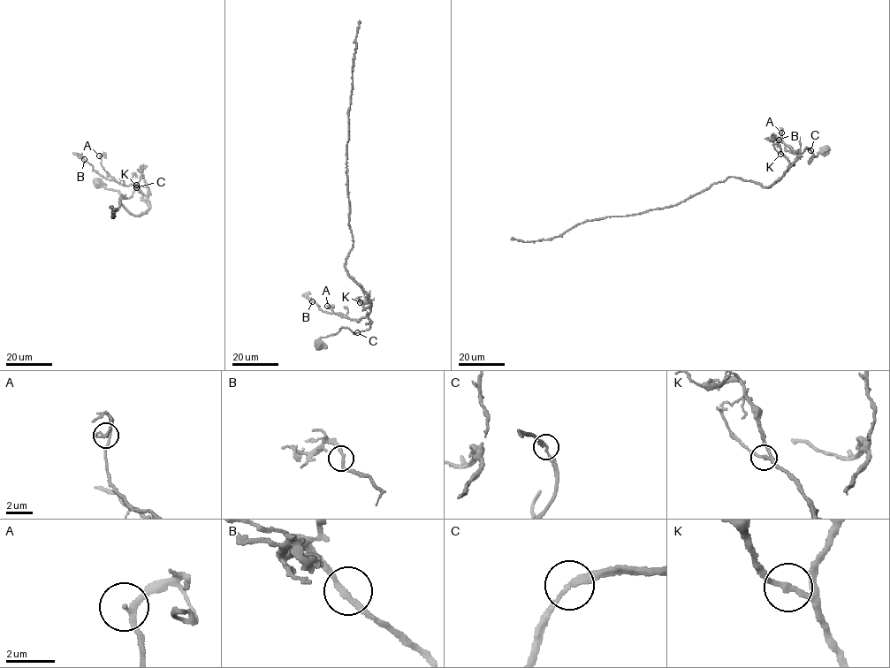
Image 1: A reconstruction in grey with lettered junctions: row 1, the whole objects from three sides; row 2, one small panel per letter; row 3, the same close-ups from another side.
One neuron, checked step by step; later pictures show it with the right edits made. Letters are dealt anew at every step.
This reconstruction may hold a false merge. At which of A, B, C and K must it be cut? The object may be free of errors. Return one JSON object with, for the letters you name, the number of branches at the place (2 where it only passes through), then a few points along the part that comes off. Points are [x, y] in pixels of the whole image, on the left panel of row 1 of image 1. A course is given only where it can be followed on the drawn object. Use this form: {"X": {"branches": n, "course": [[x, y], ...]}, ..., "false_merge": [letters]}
{"false_merge": []}

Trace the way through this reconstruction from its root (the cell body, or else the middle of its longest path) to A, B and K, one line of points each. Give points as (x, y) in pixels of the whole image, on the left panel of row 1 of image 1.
A: (97, 183), (126, 198), (140, 186), (146, 186), (148, 193), (143, 195), (133, 185), (119, 184), (99, 155)
B: (97, 183), (126, 198), (140, 186), (146, 186), (148, 193), (143, 195), (133, 185), (105, 179), (84, 159)
K: (97, 183), (117, 190), (126, 198), (137, 187), (146, 186), (149, 192), (148, 203), (136, 185)

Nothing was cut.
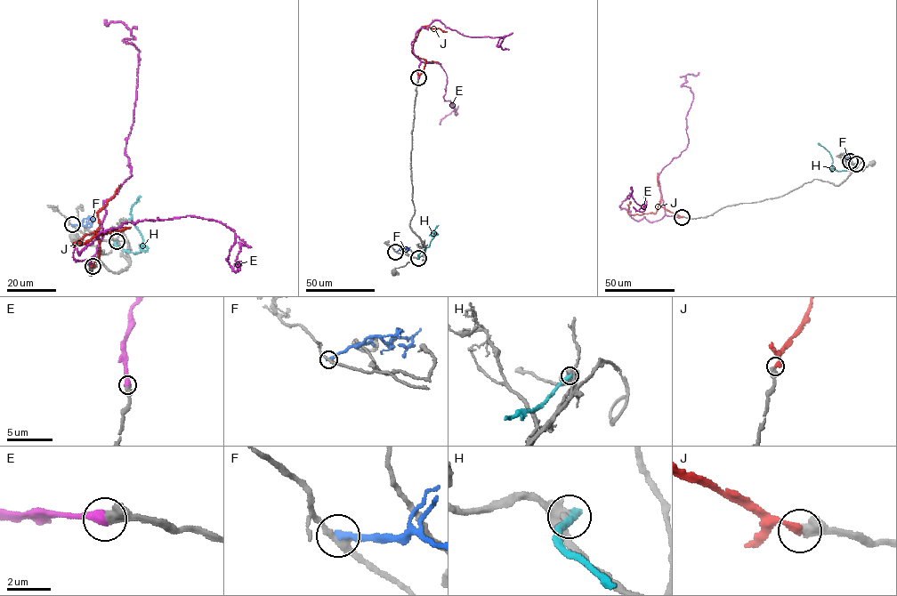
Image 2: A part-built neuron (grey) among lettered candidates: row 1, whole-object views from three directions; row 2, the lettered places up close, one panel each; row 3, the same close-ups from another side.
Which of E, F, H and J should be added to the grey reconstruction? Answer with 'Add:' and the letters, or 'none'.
Add: E

